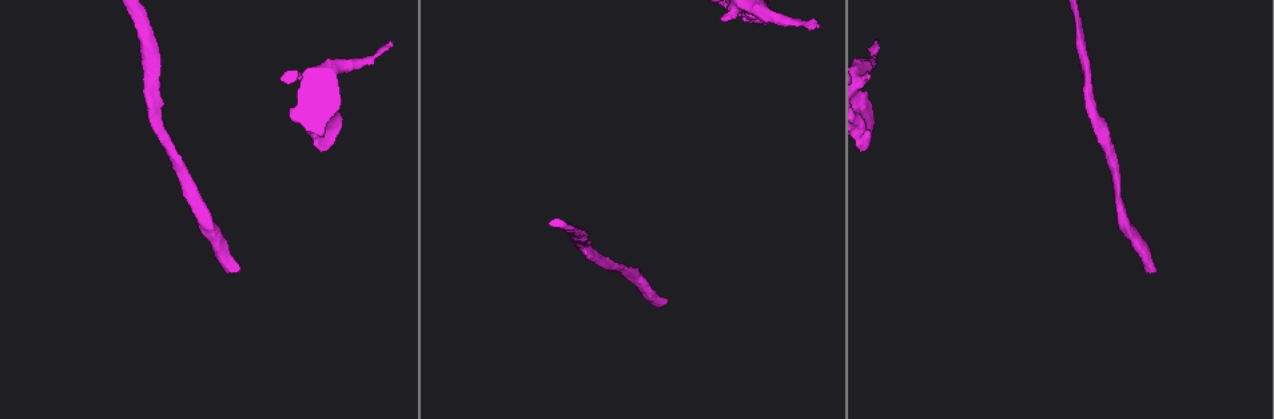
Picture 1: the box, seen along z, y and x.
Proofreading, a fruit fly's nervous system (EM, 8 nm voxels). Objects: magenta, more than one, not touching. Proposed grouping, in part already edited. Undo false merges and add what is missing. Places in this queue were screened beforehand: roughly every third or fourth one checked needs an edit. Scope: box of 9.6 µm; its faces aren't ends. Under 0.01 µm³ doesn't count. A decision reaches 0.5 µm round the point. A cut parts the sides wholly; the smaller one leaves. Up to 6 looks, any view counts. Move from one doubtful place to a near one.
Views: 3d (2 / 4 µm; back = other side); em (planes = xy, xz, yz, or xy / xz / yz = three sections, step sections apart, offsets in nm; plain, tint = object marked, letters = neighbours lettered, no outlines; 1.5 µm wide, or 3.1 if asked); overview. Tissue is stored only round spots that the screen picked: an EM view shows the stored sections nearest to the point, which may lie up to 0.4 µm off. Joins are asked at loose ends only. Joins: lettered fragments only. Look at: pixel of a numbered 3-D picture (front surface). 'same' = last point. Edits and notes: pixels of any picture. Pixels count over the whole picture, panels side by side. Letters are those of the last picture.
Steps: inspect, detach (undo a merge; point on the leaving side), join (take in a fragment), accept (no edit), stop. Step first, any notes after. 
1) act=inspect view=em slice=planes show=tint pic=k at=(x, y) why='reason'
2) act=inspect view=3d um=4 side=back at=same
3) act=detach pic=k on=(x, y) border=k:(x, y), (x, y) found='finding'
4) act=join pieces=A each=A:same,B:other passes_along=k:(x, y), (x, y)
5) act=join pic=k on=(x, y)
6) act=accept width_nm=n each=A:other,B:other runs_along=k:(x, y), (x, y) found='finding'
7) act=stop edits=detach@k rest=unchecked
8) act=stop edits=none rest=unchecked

act=inspect view=3d um=4 pic=1 at=(874, 43) why='tapers out'

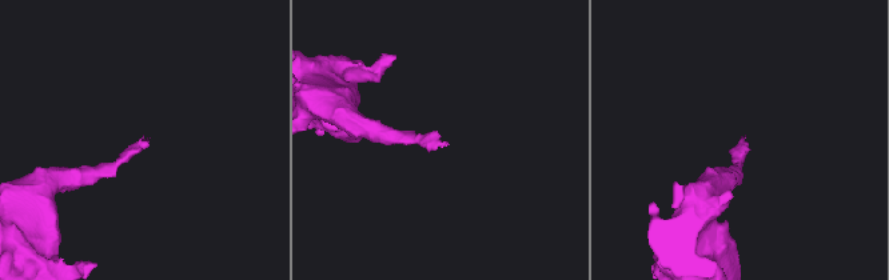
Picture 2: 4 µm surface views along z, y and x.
act=inspect view=em slice=xz step=8 show=tint pic=2 at=(147, 138)

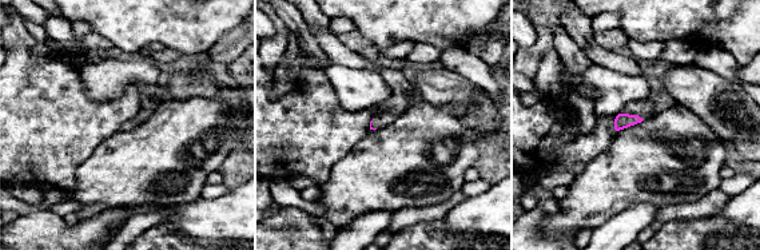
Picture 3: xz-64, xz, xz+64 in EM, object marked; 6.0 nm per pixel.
act=inspect view=em slice=planes show=letters at=same why='cut it another way'

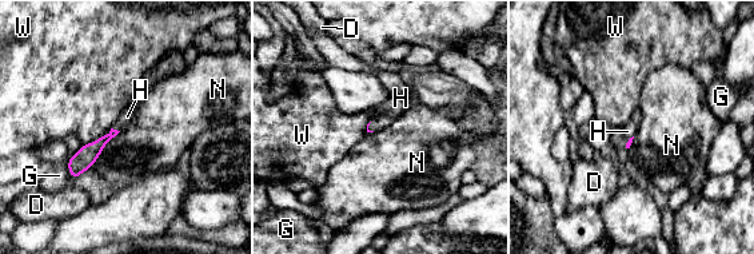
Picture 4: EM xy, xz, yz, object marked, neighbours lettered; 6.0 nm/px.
act=join pieces=H each=D:other,G:other,H:same,N:other,W:other passes_along=4:(86, 157), (116, 130), (127, 116) found='it goes on there'

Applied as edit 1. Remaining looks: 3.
act=inspect view=3d um=4 side=back pic=1 at=(766, 24) why='an open end'

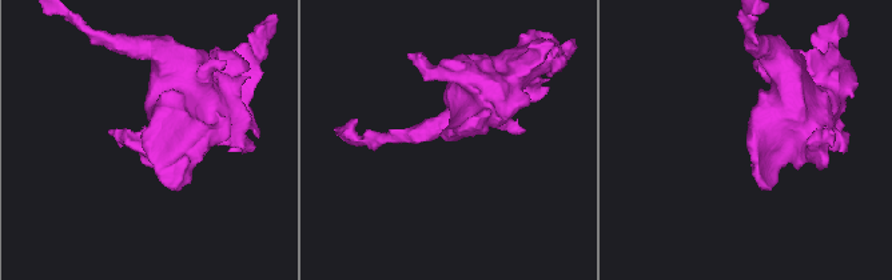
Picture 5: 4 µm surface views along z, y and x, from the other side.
act=inspect view=em slice=xy step=4 show=letters pic=5 at=(448, 137)

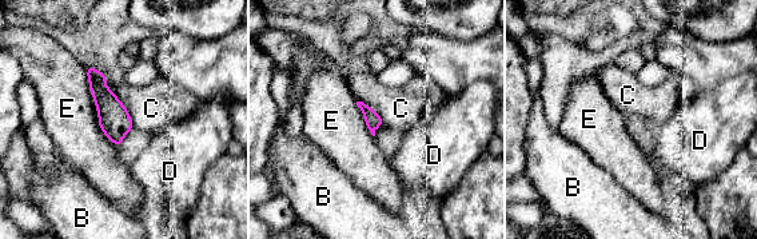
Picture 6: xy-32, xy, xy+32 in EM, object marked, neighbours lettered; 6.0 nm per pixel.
act=inspect view=em slice=planes show=letters at=same why='cut it another way'

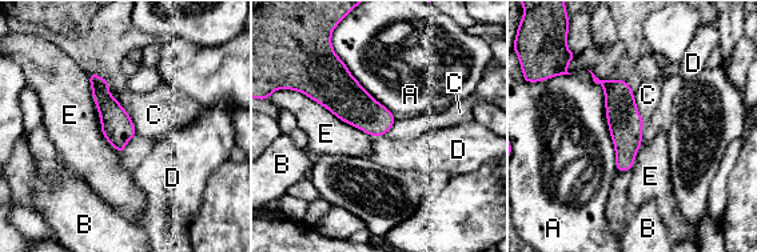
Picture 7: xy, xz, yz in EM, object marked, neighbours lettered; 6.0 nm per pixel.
act=accept width_nm=190 each=A:other,B:other,C:other,D:other,E:other border=7:(644, 123), (641, 142) found='none of them fits'

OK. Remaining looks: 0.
act=stop edits=join@4 rest=unchecked

